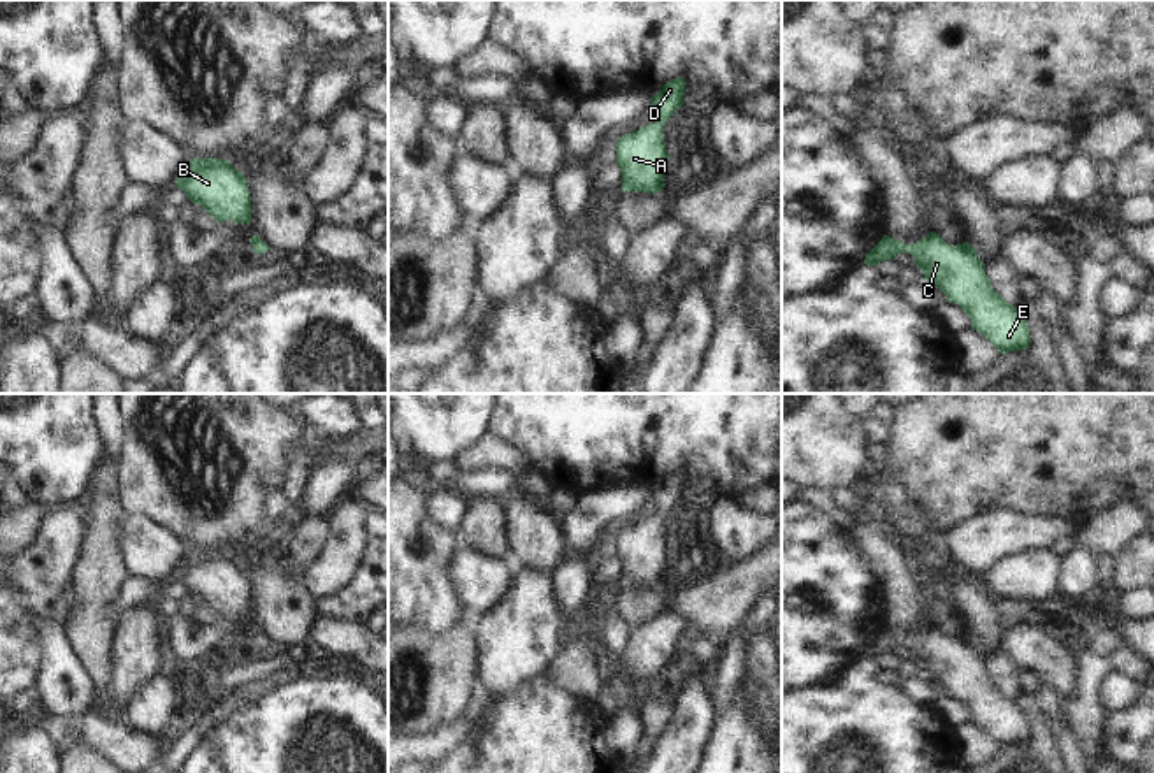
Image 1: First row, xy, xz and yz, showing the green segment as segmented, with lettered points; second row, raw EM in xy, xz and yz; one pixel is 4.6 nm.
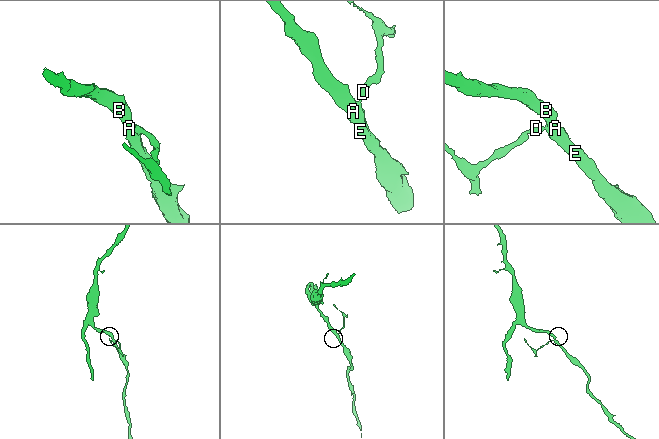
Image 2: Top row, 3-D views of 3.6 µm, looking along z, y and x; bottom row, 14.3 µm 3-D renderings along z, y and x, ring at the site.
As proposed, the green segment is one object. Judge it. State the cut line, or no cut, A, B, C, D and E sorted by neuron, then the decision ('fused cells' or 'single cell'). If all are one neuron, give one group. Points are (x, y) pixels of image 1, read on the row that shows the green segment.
cut none; groups A B C D E; single cell

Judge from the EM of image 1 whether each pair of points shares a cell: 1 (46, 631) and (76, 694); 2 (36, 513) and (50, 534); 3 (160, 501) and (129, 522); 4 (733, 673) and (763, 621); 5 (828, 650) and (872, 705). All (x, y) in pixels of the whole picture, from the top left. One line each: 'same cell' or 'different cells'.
1: same cell
2: different cells
3: different cells
4: same cell
5: different cells

